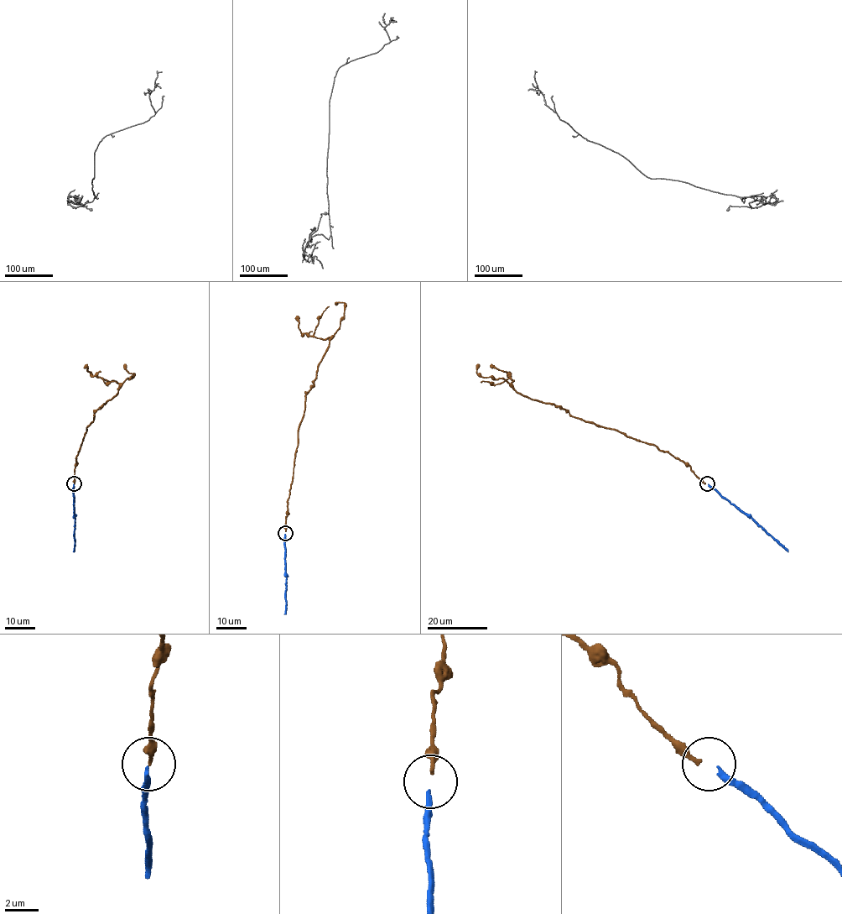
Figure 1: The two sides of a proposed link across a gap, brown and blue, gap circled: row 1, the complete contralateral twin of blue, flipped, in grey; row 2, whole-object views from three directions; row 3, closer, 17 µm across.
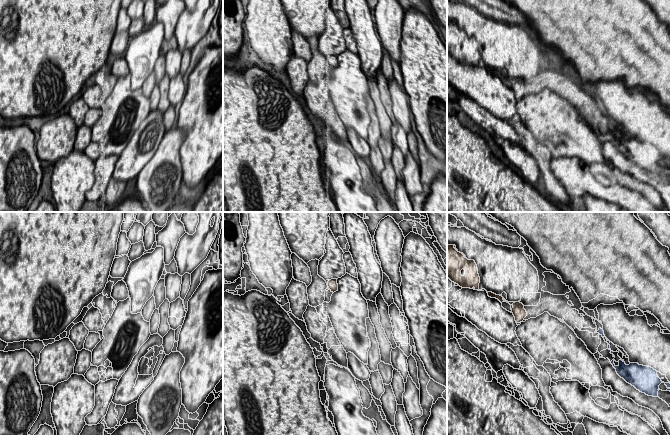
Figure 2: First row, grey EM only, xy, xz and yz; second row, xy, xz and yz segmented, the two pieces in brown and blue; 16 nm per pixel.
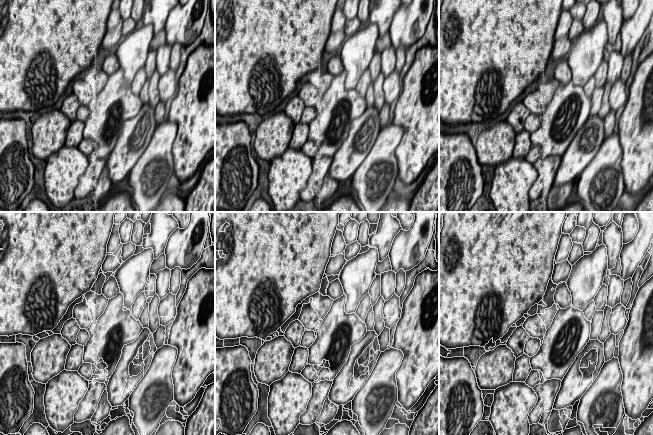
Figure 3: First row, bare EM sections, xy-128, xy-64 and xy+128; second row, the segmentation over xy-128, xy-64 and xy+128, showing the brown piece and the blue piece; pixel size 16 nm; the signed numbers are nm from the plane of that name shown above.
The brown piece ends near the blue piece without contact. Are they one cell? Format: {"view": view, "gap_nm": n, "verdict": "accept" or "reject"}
{"view": "yz", "gap_nm": 1150, "verdict": "reject"}

